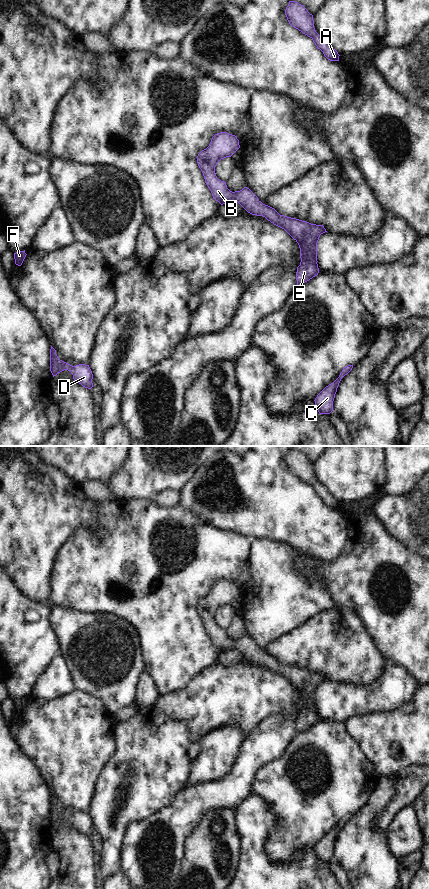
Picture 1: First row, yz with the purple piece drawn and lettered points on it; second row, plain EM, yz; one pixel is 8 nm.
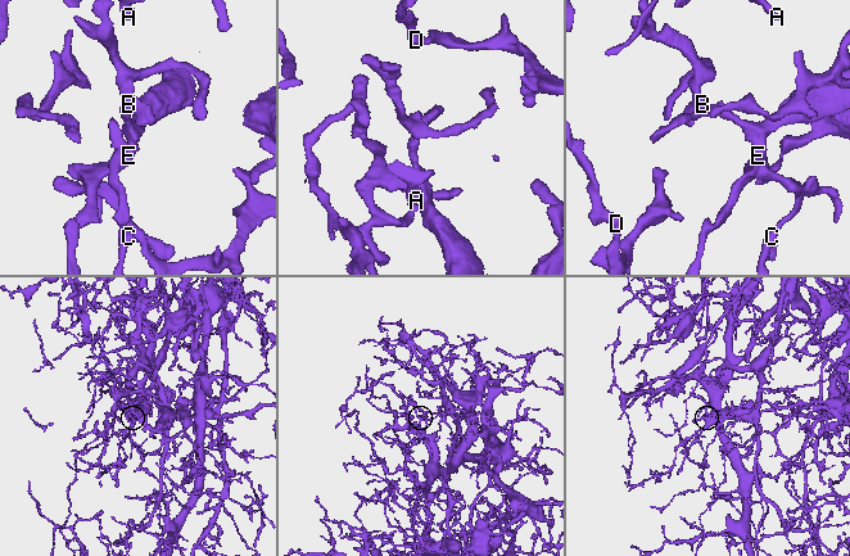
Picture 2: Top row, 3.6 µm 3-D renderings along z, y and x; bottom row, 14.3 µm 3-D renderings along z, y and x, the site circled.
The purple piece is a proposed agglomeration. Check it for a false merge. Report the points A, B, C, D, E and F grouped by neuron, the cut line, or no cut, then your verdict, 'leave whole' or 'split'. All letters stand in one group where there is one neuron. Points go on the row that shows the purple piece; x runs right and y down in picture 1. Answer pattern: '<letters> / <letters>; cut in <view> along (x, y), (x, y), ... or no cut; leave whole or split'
A B C D E F; no cut; leave whole

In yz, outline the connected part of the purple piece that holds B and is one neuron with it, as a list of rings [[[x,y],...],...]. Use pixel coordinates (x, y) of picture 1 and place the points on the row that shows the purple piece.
[[[227,132],[217,133],[212,137],[209,146],[198,154],[198,166],[213,199],[221,205],[233,201],[238,202],[248,213],[263,216],[274,225],[284,229],[298,243],[301,258],[296,272],[296,287],[298,287],[318,275],[317,243],[320,235],[327,231],[323,225],[280,215],[274,208],[263,204],[247,187],[240,191],[230,191],[226,182],[217,178],[215,166],[221,159],[231,157],[239,148],[239,140],[235,135]]]

